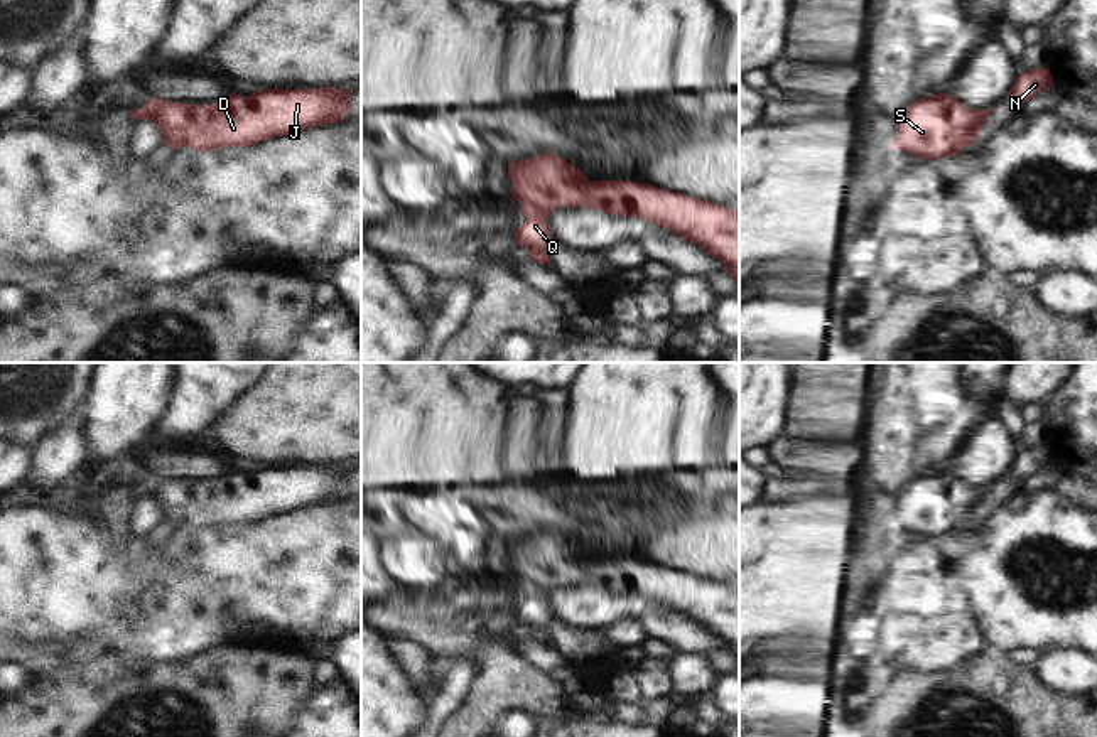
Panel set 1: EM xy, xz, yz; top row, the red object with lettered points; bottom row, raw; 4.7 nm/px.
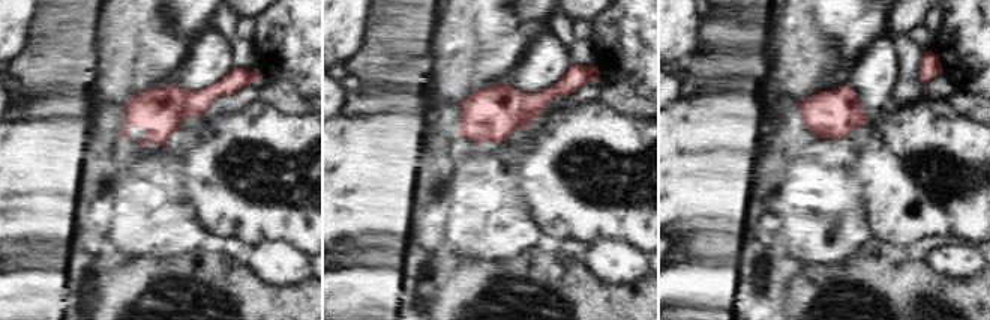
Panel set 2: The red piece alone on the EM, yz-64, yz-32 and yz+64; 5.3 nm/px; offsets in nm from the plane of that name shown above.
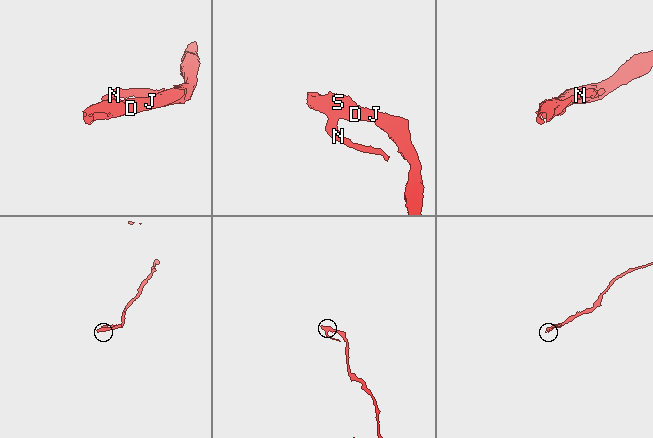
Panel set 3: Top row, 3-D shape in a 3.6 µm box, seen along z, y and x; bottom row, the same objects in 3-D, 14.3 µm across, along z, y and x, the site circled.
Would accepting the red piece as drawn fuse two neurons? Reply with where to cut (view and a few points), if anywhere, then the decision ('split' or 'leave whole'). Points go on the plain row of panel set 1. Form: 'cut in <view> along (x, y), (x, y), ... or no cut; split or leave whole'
no cut; leave whole

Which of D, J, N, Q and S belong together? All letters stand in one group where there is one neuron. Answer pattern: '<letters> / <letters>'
D J N Q S

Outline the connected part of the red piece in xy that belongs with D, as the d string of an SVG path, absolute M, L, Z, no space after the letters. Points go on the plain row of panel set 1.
M336 464L258 467L251 474L219 476L214 482L182 482L152 474L143 486L130 487L130 496L154 499L172 528L189 523L206 531L339 501L349 489L349 476L349 469Z

